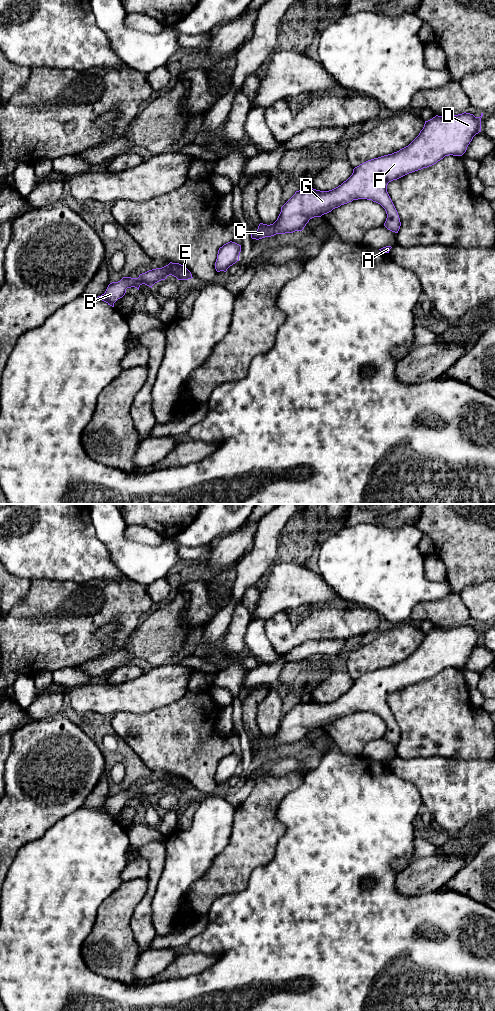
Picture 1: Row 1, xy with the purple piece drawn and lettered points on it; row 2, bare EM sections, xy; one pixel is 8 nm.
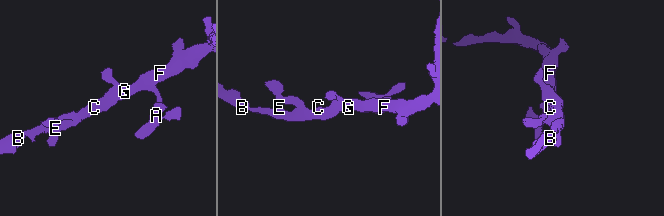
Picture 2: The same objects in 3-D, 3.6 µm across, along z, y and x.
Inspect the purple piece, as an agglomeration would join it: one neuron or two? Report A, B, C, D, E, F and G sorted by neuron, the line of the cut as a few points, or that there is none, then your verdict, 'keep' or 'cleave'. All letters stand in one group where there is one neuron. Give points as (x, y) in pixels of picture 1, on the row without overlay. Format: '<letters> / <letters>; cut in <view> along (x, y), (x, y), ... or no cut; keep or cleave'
A B C D E F G; no cut; keep

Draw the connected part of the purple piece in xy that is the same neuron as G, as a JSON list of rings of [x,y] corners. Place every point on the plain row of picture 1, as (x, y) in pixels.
[[[466,624],[453,628],[436,627],[432,631],[425,633],[424,639],[420,643],[419,647],[408,658],[392,666],[374,670],[360,676],[359,678],[353,681],[352,687],[338,699],[329,703],[320,703],[313,700],[309,701],[308,703],[301,702],[296,703],[295,706],[281,719],[281,724],[277,732],[270,737],[260,735],[257,743],[251,744],[251,750],[259,752],[265,749],[274,748],[276,746],[285,746],[293,745],[295,743],[302,743],[310,731],[314,729],[321,729],[322,727],[331,724],[333,721],[338,720],[341,717],[347,716],[349,714],[352,714],[353,712],[358,711],[372,712],[373,714],[380,716],[385,721],[387,726],[384,738],[388,742],[398,745],[401,738],[401,734],[398,724],[387,704],[388,695],[393,692],[397,692],[409,685],[432,678],[441,671],[443,671],[445,668],[449,667],[462,668],[466,664],[467,659],[472,653],[473,649],[479,644],[481,644],[482,628],[483,625],[481,625],[480,629],[475,629],[473,626]]]

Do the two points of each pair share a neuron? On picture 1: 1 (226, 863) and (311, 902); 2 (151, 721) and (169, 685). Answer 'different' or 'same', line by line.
1: different
2: different

